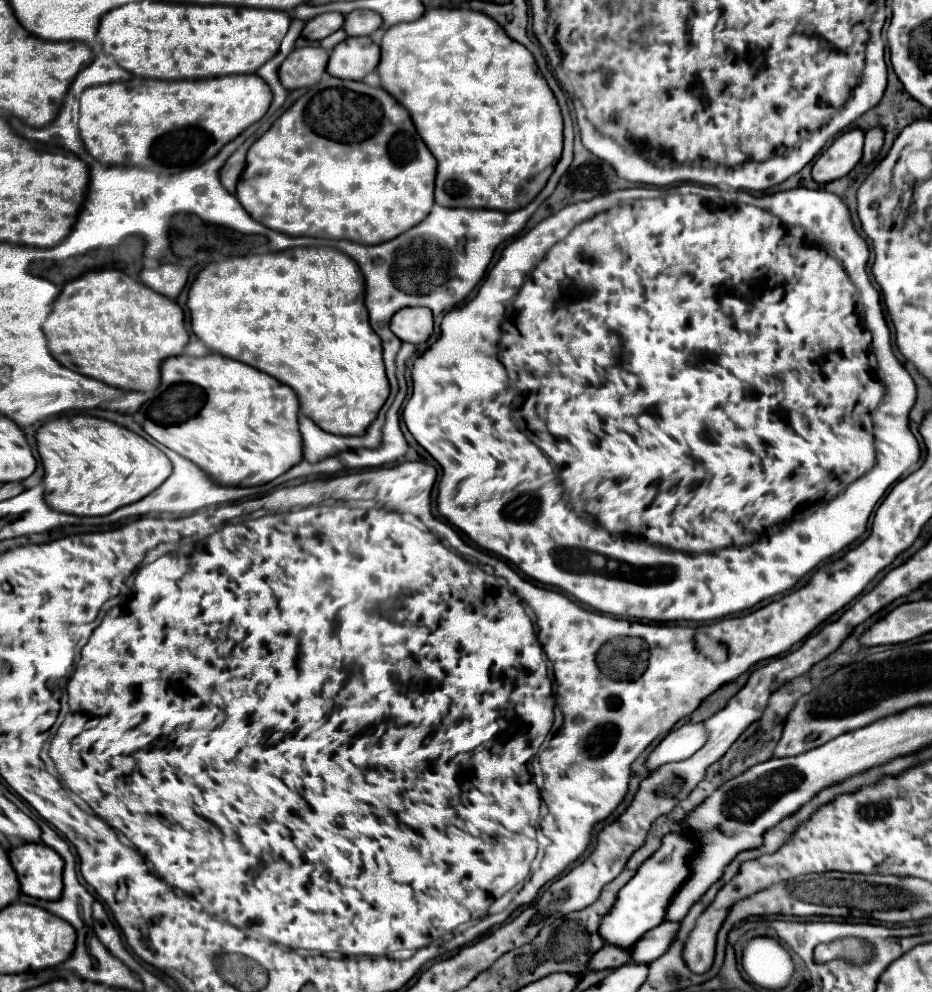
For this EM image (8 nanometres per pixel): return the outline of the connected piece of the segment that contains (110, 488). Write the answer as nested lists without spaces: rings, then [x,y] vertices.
[[[63,414],[47,420],[37,430],[35,440],[45,468],[45,500],[51,508],[63,514],[111,514],[159,488],[171,474],[171,462],[157,446],[125,426],[103,418],[87,414]]]

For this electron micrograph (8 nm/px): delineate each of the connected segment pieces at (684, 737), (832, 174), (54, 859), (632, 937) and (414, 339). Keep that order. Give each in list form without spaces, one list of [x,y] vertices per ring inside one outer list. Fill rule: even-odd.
[[[685,724],[679,730],[669,732],[647,756],[645,766],[655,772],[663,764],[687,760],[705,744],[705,730],[703,724]]]
[[[853,128],[847,134],[837,136],[813,164],[813,180],[831,182],[849,174],[863,156],[863,138],[865,132],[861,128]]]
[[[21,844],[9,850],[21,892],[41,900],[57,900],[63,890],[61,856],[45,844]]]
[[[667,834],[661,840],[659,850],[653,856],[649,856],[643,862],[643,866],[637,870],[637,874],[619,890],[613,908],[601,918],[599,936],[603,938],[605,944],[627,950],[645,932],[649,932],[651,928],[655,928],[663,922],[665,908],[667,908],[671,896],[675,894],[675,888],[679,888],[679,884],[683,884],[683,880],[687,880],[687,876],[689,876],[687,856],[691,856],[693,850],[695,850],[695,842],[681,834]]]
[[[403,308],[391,318],[391,332],[401,342],[421,344],[433,334],[433,318],[429,308]]]

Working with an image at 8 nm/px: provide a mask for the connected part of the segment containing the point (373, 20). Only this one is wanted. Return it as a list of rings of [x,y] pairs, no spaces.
[[[353,10],[345,16],[343,30],[347,36],[369,36],[383,26],[383,18],[371,10]]]

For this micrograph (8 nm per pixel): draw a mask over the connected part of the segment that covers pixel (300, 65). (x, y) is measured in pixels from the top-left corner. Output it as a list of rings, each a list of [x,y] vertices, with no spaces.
[[[321,46],[293,50],[279,68],[279,80],[287,90],[315,86],[325,74],[329,54]]]

